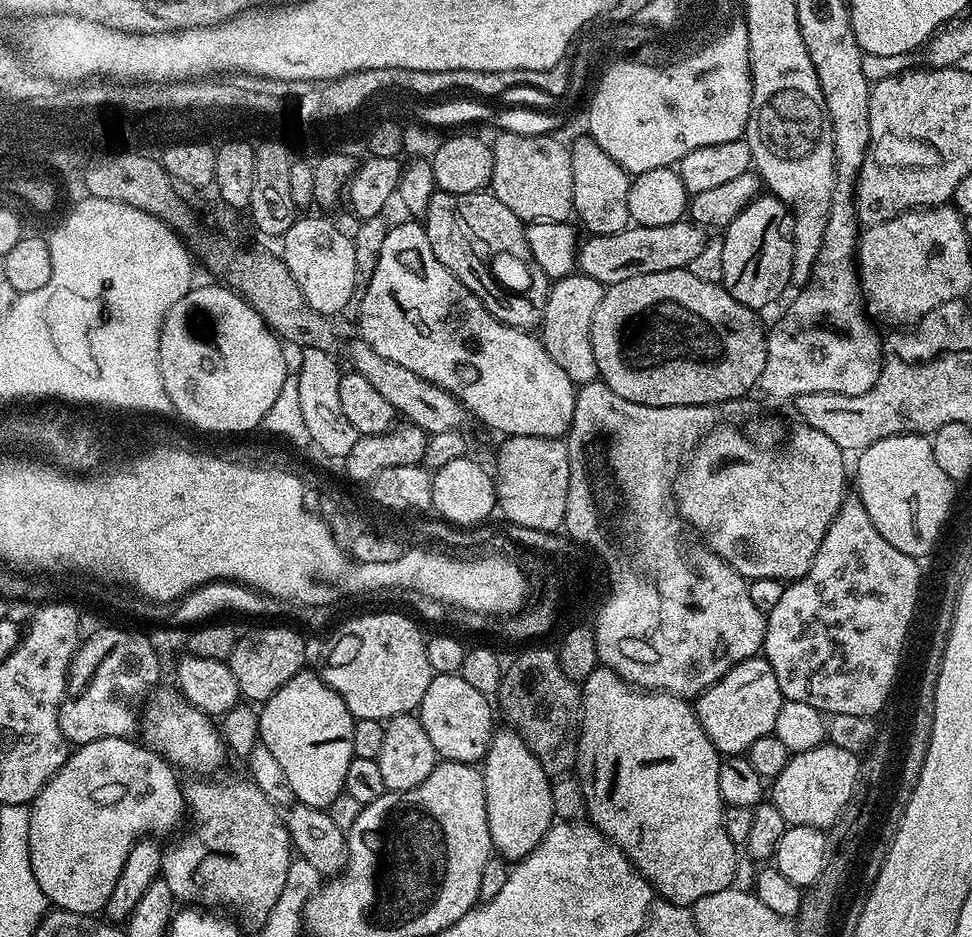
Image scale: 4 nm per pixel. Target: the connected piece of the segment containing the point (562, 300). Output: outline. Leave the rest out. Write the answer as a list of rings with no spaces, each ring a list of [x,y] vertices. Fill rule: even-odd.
[[[583,274],[563,276],[547,289],[548,301],[542,304],[542,339],[550,358],[566,370],[573,385],[590,384],[597,379],[598,362],[594,362],[592,323],[594,310],[602,302],[605,285]]]

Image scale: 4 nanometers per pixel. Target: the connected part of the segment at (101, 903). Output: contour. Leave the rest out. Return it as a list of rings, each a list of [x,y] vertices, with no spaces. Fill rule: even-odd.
[[[119,736],[118,738],[102,738],[99,742],[95,744],[81,744],[79,747],[75,749],[69,755],[68,761],[52,775],[50,779],[46,782],[46,786],[44,787],[43,792],[39,792],[37,794],[36,799],[34,801],[34,807],[32,808],[32,813],[30,814],[30,866],[34,866],[34,878],[38,878],[38,886],[42,886],[44,888],[44,893],[46,894],[46,898],[48,899],[49,905],[58,906],[59,911],[62,912],[83,912],[85,914],[100,914],[103,913],[104,907],[106,906],[106,902],[108,901],[108,895],[110,894],[110,890],[114,890],[114,886],[116,885],[116,879],[118,878],[118,874],[122,874],[122,866],[124,865],[124,857],[130,854],[130,850],[134,845],[136,845],[136,841],[147,837],[149,834],[156,834],[152,832],[168,832],[172,827],[175,826],[176,823],[180,820],[180,812],[182,816],[182,788],[178,783],[172,784],[172,772],[173,769],[171,767],[166,766],[165,761],[163,759],[158,758],[157,753],[152,750],[144,750],[148,752],[140,752],[141,745],[139,743],[136,744],[128,744],[132,742],[126,742],[125,737]]]

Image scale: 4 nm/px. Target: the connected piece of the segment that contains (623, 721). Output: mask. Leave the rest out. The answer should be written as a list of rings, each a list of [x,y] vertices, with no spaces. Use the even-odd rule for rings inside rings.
[[[597,666],[582,682],[582,711],[580,714],[580,739],[578,741],[578,747],[576,750],[576,766],[575,771],[578,773],[578,779],[582,786],[582,794],[586,798],[586,806],[588,807],[587,819],[591,823],[596,825],[596,829],[607,836],[609,840],[616,843],[617,846],[626,854],[626,858],[630,858],[630,862],[633,866],[639,870],[640,873],[645,876],[652,886],[653,893],[659,899],[668,900],[672,904],[683,904],[685,906],[691,906],[698,902],[698,898],[706,898],[706,894],[718,894],[718,890],[726,890],[733,887],[734,881],[732,880],[736,876],[736,852],[738,852],[737,845],[732,843],[730,834],[726,834],[726,826],[724,825],[724,809],[726,807],[724,799],[720,796],[718,790],[718,766],[720,765],[722,756],[721,753],[716,751],[716,748],[710,742],[710,738],[706,734],[706,730],[702,730],[702,722],[698,722],[696,717],[696,709],[691,703],[683,696],[675,696],[672,692],[649,692],[647,690],[641,690],[633,688],[632,685],[627,684],[621,676],[619,676],[614,670],[603,666]]]

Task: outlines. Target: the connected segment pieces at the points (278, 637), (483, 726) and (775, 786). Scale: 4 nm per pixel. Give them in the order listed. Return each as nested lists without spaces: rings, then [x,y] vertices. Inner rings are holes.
[[[269,623],[272,624],[269,628],[252,628],[245,636],[243,633],[227,658],[234,682],[238,682],[238,690],[245,701],[268,700],[305,667],[303,638],[294,629],[283,628],[278,623]]]
[[[459,674],[433,675],[420,703],[418,719],[422,730],[426,730],[426,738],[430,738],[430,746],[434,746],[440,760],[474,765],[479,765],[483,761],[494,735],[494,708],[488,704],[491,704],[489,697],[474,690],[474,686],[468,685],[466,678]]]
[[[829,742],[789,755],[782,774],[770,784],[770,803],[782,813],[785,825],[828,830],[850,802],[861,757]]]

